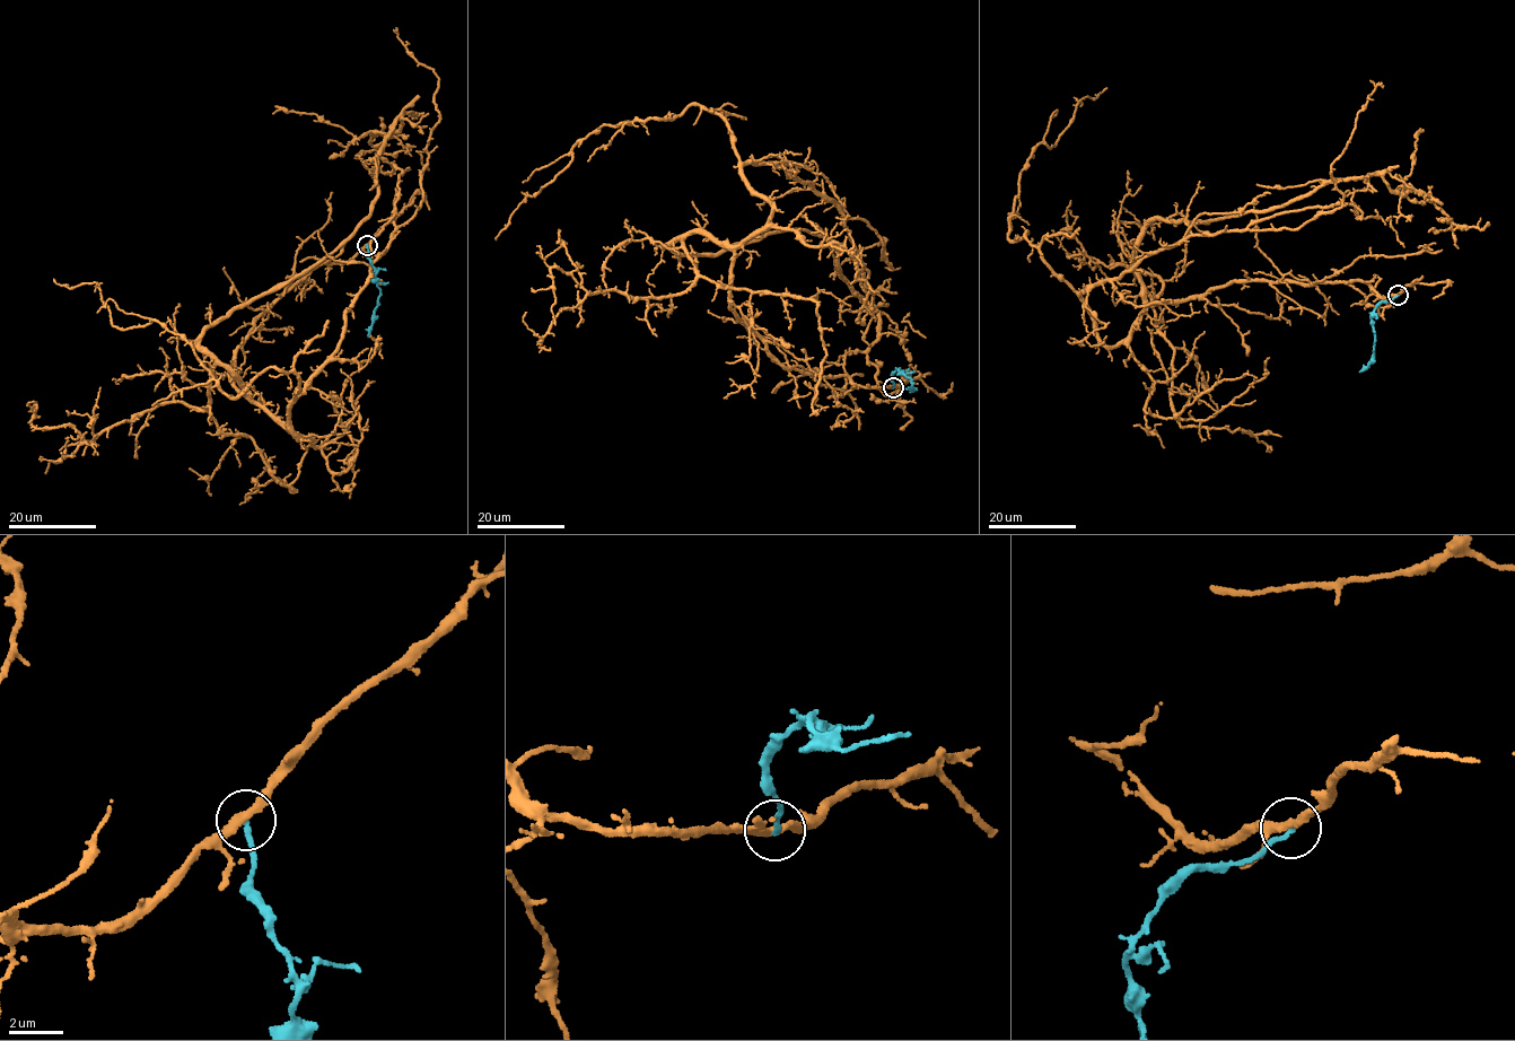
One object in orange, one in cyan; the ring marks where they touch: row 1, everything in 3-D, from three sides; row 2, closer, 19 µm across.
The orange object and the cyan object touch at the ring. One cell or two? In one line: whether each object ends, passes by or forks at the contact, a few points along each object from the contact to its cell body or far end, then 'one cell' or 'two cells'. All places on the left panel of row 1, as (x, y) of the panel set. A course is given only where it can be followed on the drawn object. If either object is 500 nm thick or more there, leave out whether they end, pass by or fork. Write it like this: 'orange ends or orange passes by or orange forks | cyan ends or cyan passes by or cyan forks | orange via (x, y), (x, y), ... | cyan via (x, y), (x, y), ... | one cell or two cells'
orange passes by | cyan ends | orange via (367, 245), (297, 280), (236, 352), (234, 385), (299, 439), (292, 403), (421, 203), (437, 77), (395, 32) | cyan via (367, 245), (379, 289), (367, 337) | two cells

